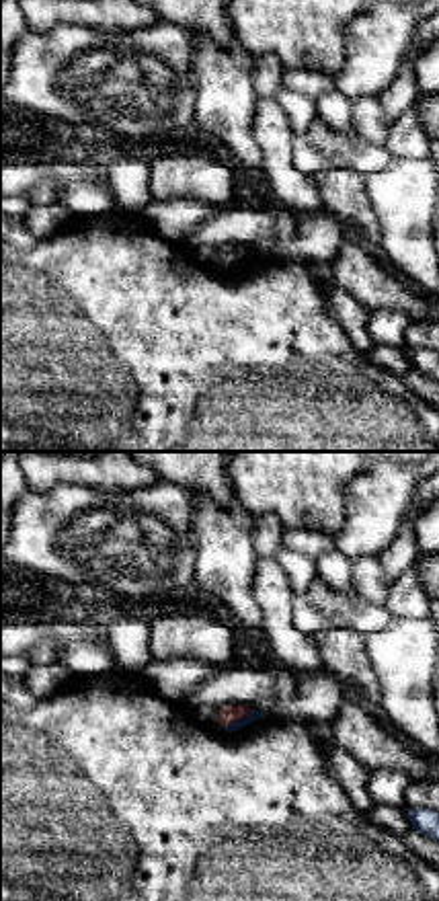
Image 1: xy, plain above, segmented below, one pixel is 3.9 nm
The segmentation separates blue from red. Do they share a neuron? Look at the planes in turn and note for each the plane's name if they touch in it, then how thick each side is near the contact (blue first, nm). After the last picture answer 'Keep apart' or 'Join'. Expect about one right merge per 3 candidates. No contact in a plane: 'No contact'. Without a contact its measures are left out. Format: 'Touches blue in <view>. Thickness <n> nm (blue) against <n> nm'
Touches blue in xy. Thickness 50 nm (blue) against 70 nm

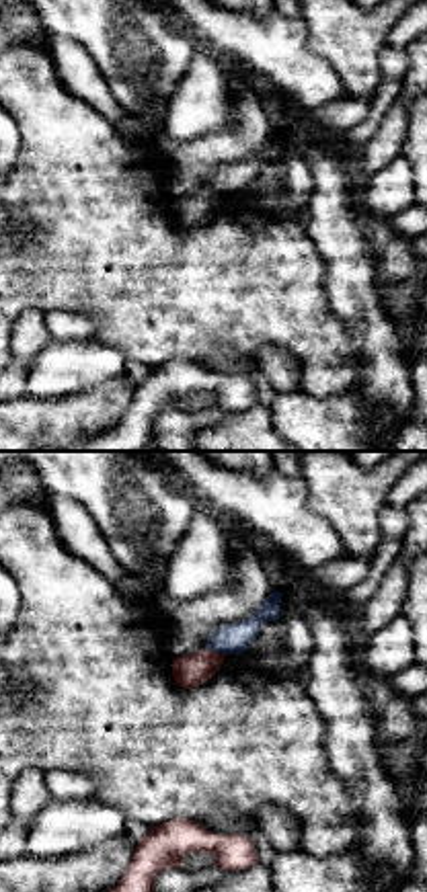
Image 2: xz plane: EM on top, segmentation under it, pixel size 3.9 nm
Touches blue in xz. Thickness 120 nm (blue) against 130 nm

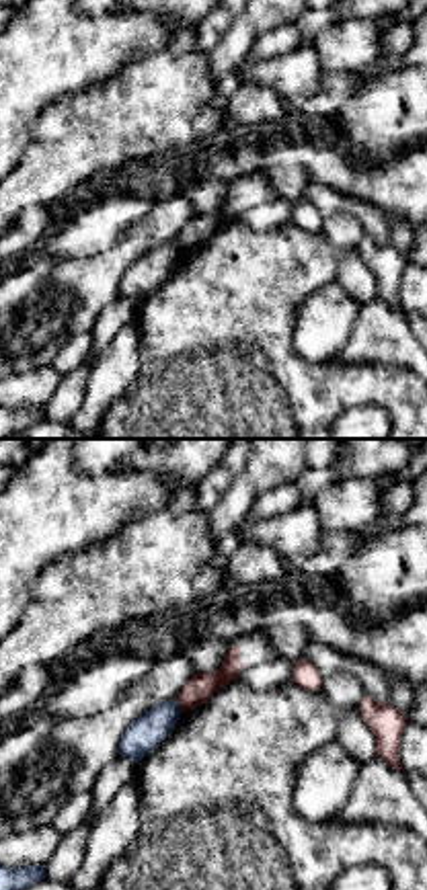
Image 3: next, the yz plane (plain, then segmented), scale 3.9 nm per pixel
Touches blue in yz. Thickness 140 nm (blue) against 110 nm

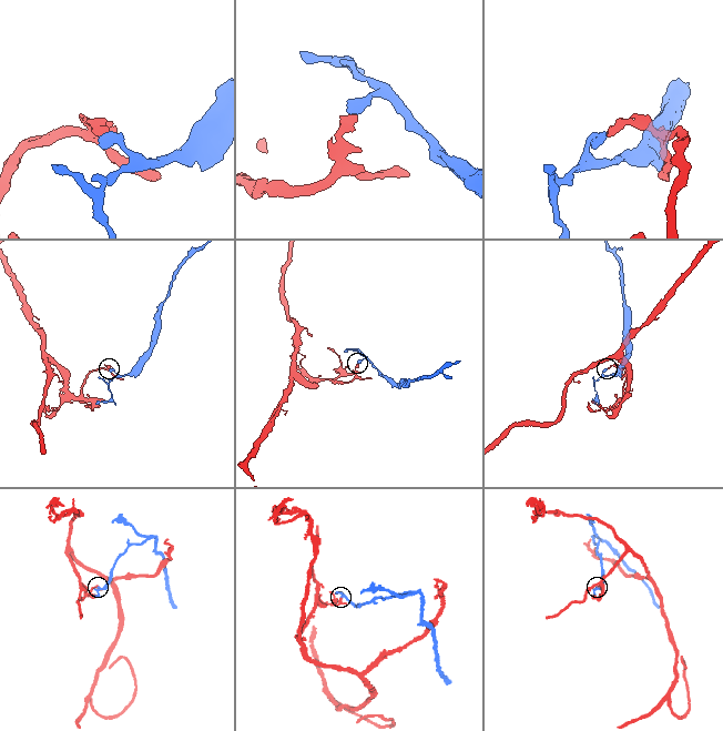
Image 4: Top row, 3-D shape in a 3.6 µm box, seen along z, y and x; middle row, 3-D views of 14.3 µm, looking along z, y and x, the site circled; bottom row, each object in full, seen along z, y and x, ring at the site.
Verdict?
Keep apart

